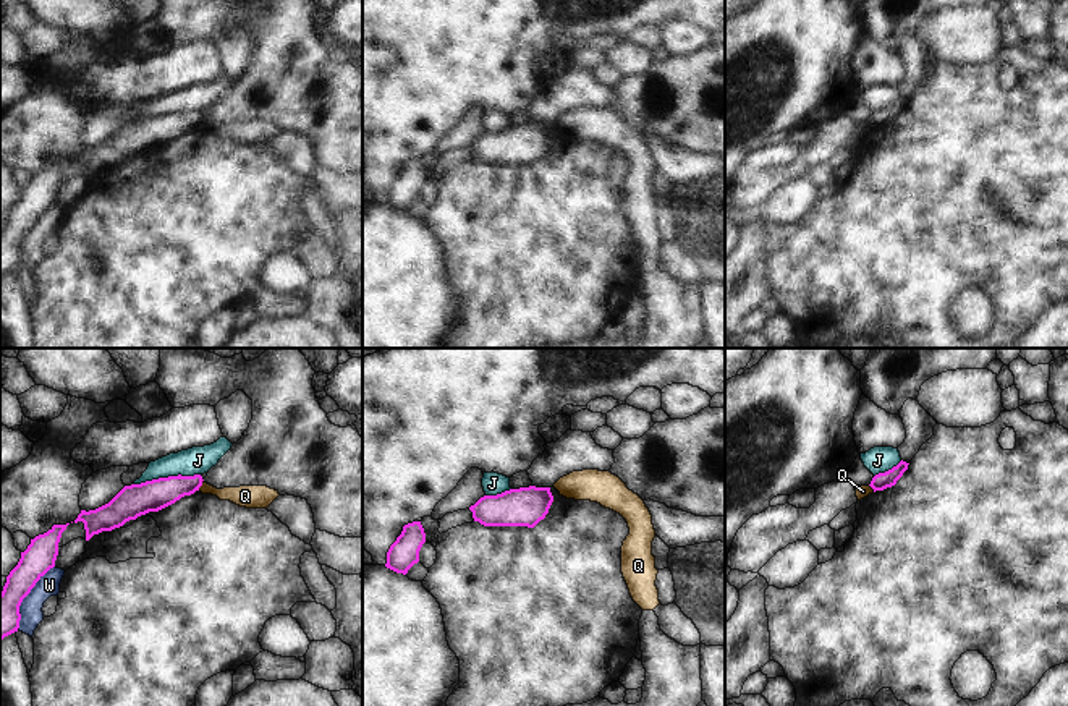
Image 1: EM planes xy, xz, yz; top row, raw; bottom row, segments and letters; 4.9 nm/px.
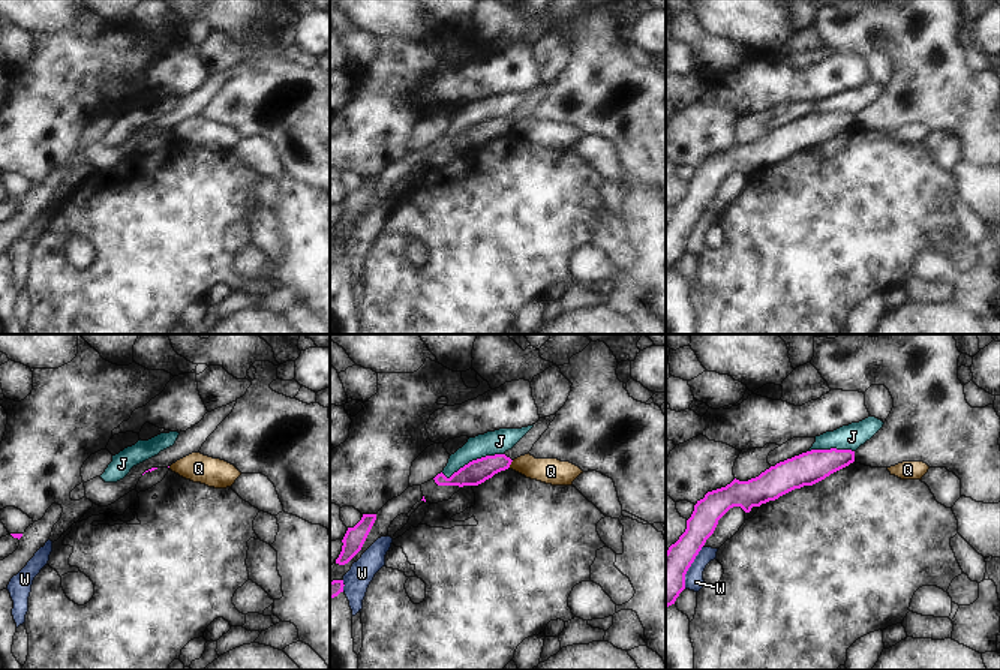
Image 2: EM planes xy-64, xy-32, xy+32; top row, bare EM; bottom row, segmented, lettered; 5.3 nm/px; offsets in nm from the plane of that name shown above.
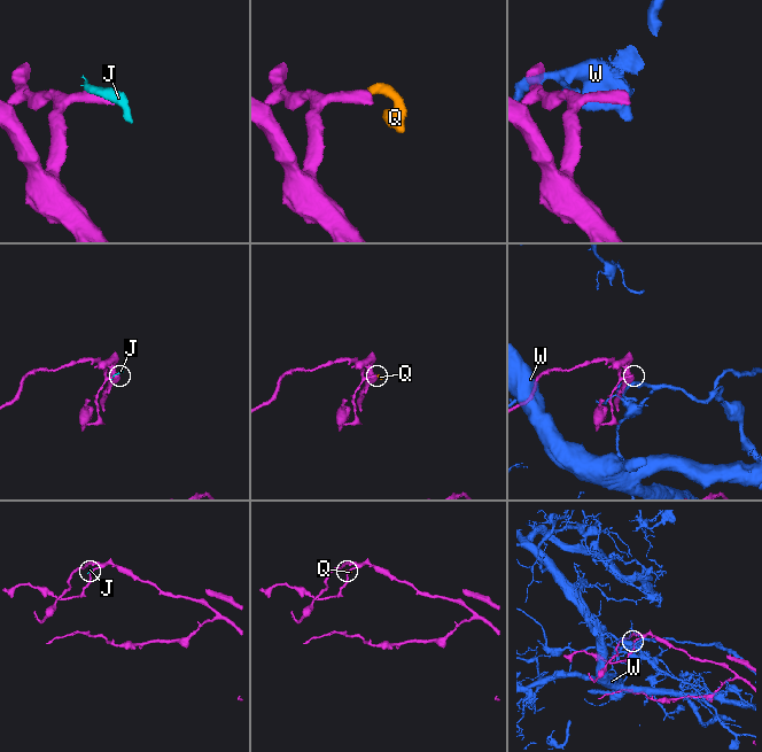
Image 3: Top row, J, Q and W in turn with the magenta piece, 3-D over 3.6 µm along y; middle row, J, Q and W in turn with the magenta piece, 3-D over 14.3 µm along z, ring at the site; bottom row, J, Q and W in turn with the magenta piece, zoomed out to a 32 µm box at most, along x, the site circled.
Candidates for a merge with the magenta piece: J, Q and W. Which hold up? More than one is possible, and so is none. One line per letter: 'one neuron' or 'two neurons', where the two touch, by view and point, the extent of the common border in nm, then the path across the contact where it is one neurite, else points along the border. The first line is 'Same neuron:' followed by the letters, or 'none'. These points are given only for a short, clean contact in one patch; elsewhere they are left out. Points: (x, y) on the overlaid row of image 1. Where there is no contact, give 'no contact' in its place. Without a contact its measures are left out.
Same neuron: none
J: two neurons; meets magenta in xy at (165, 478); contact 340 nm long
Q: two neurons; meets magenta in xy at (201, 484); contact 60 nm long; border along xy (203, 480), (198, 489)
W: two neurons; meets magenta in xy at (25, 596); contact 380 nm long

